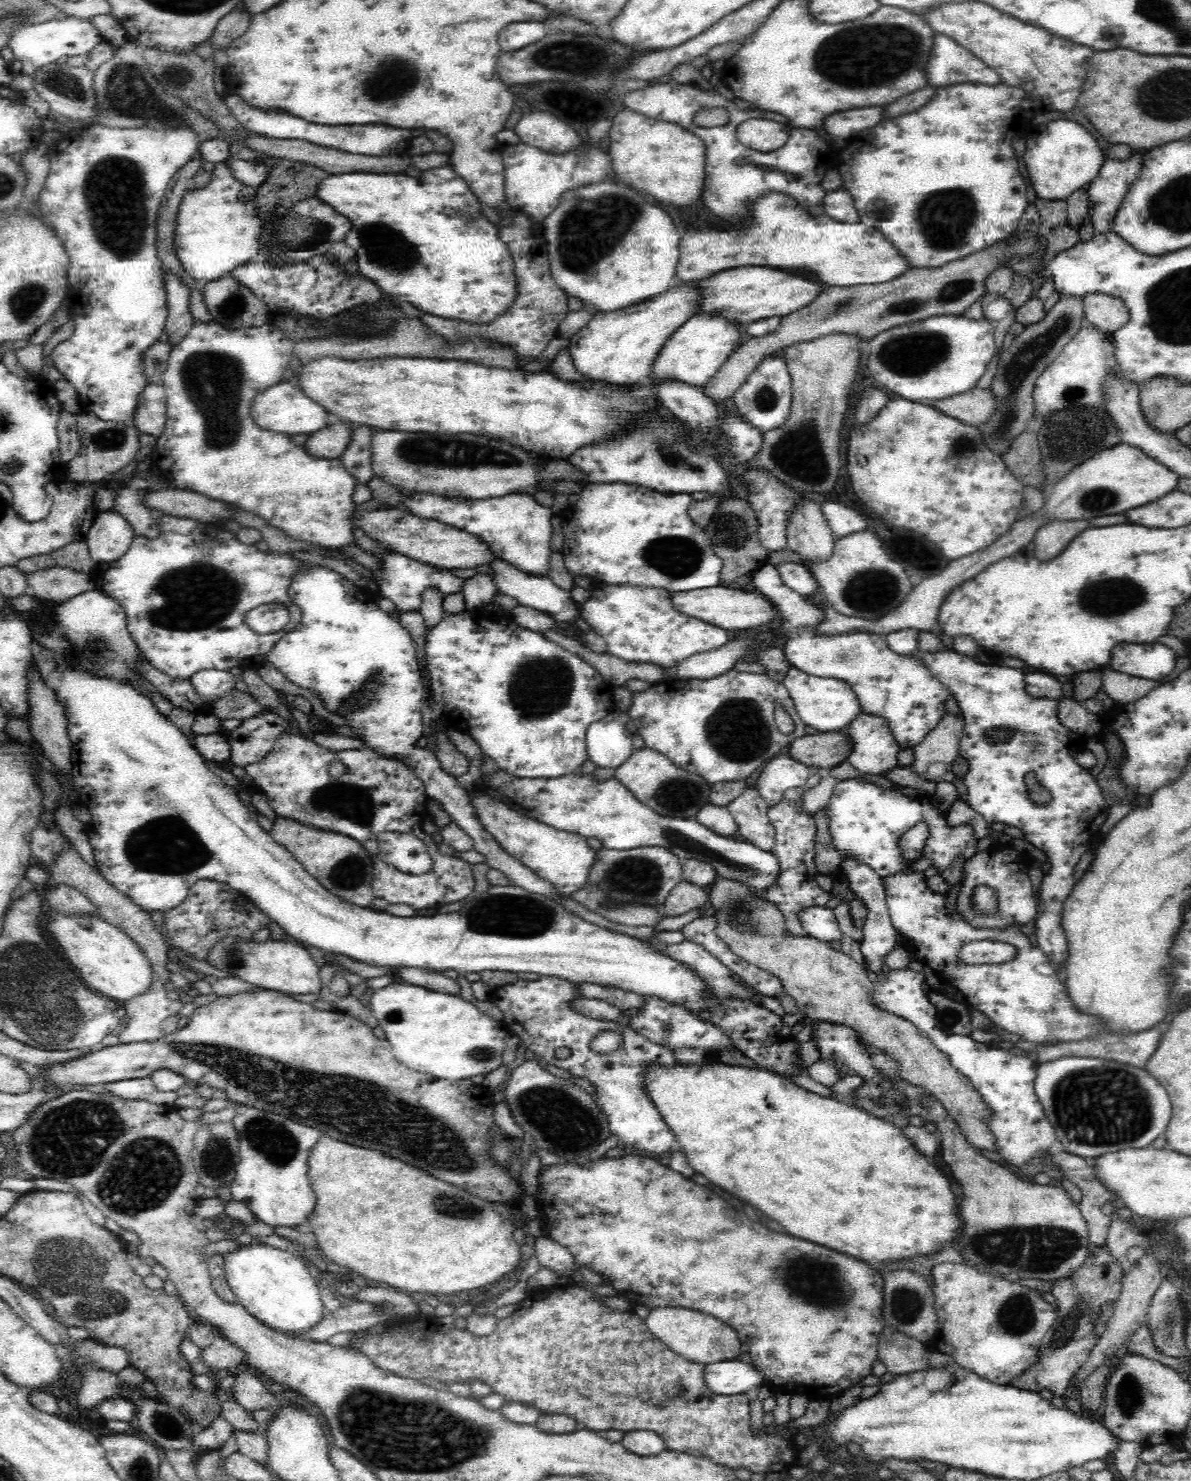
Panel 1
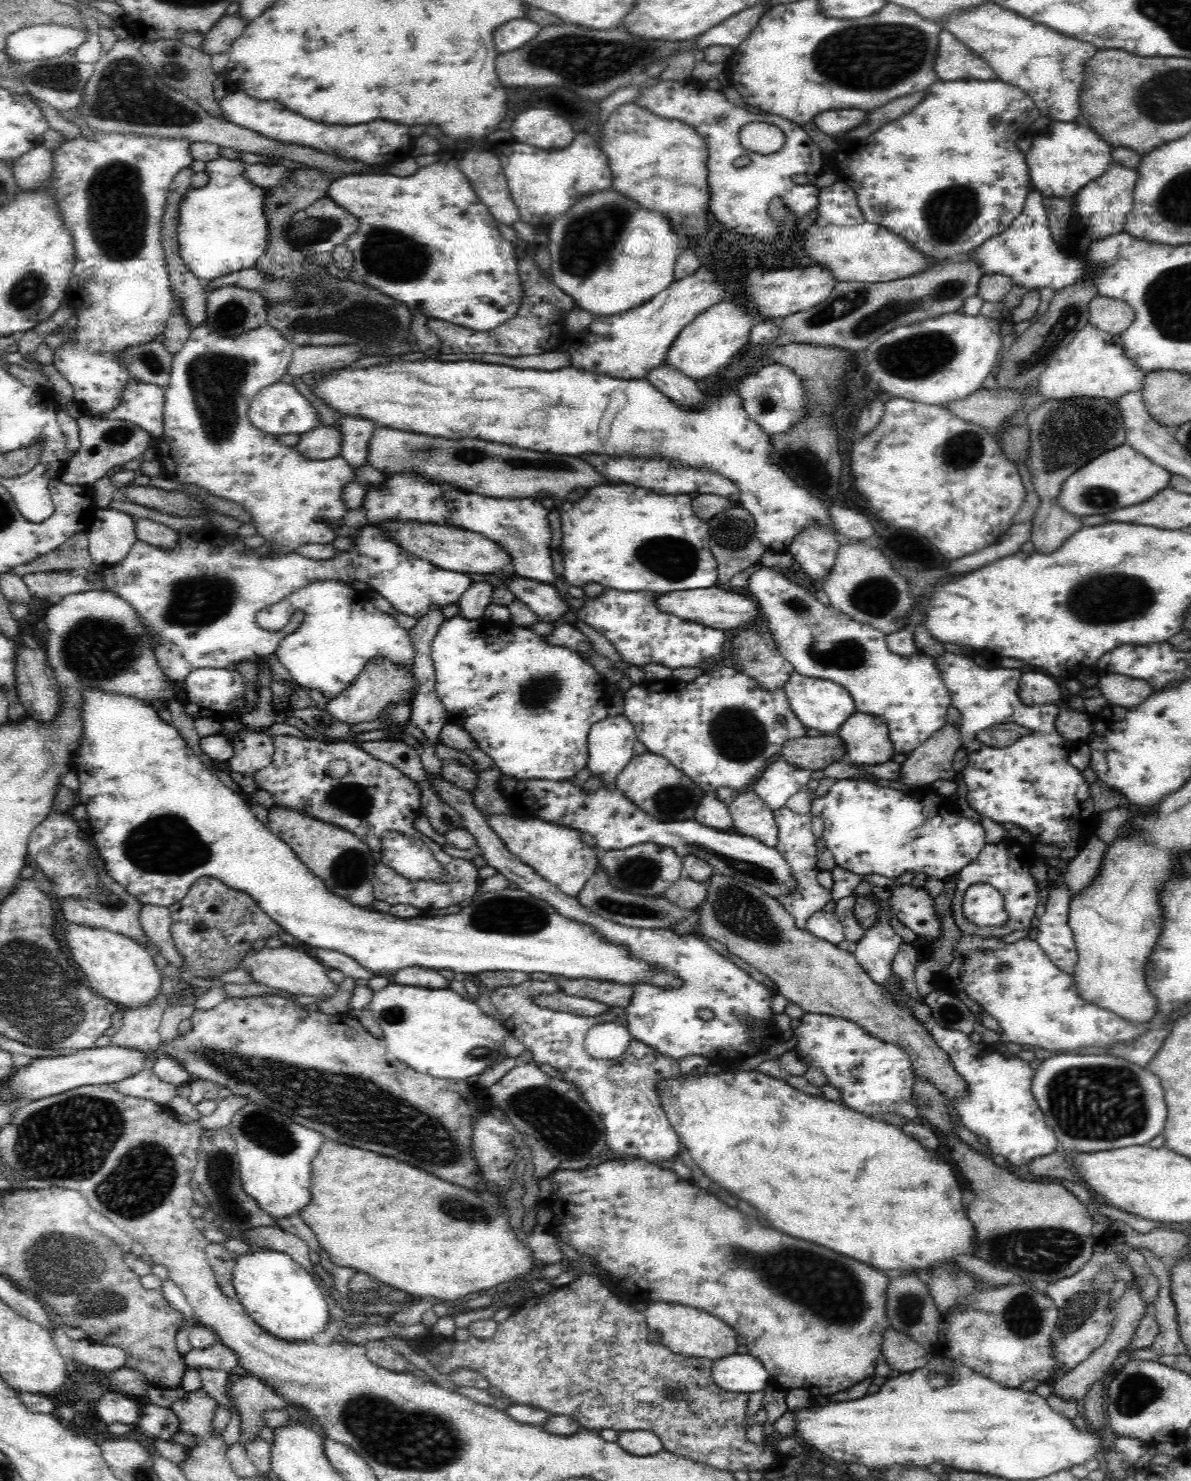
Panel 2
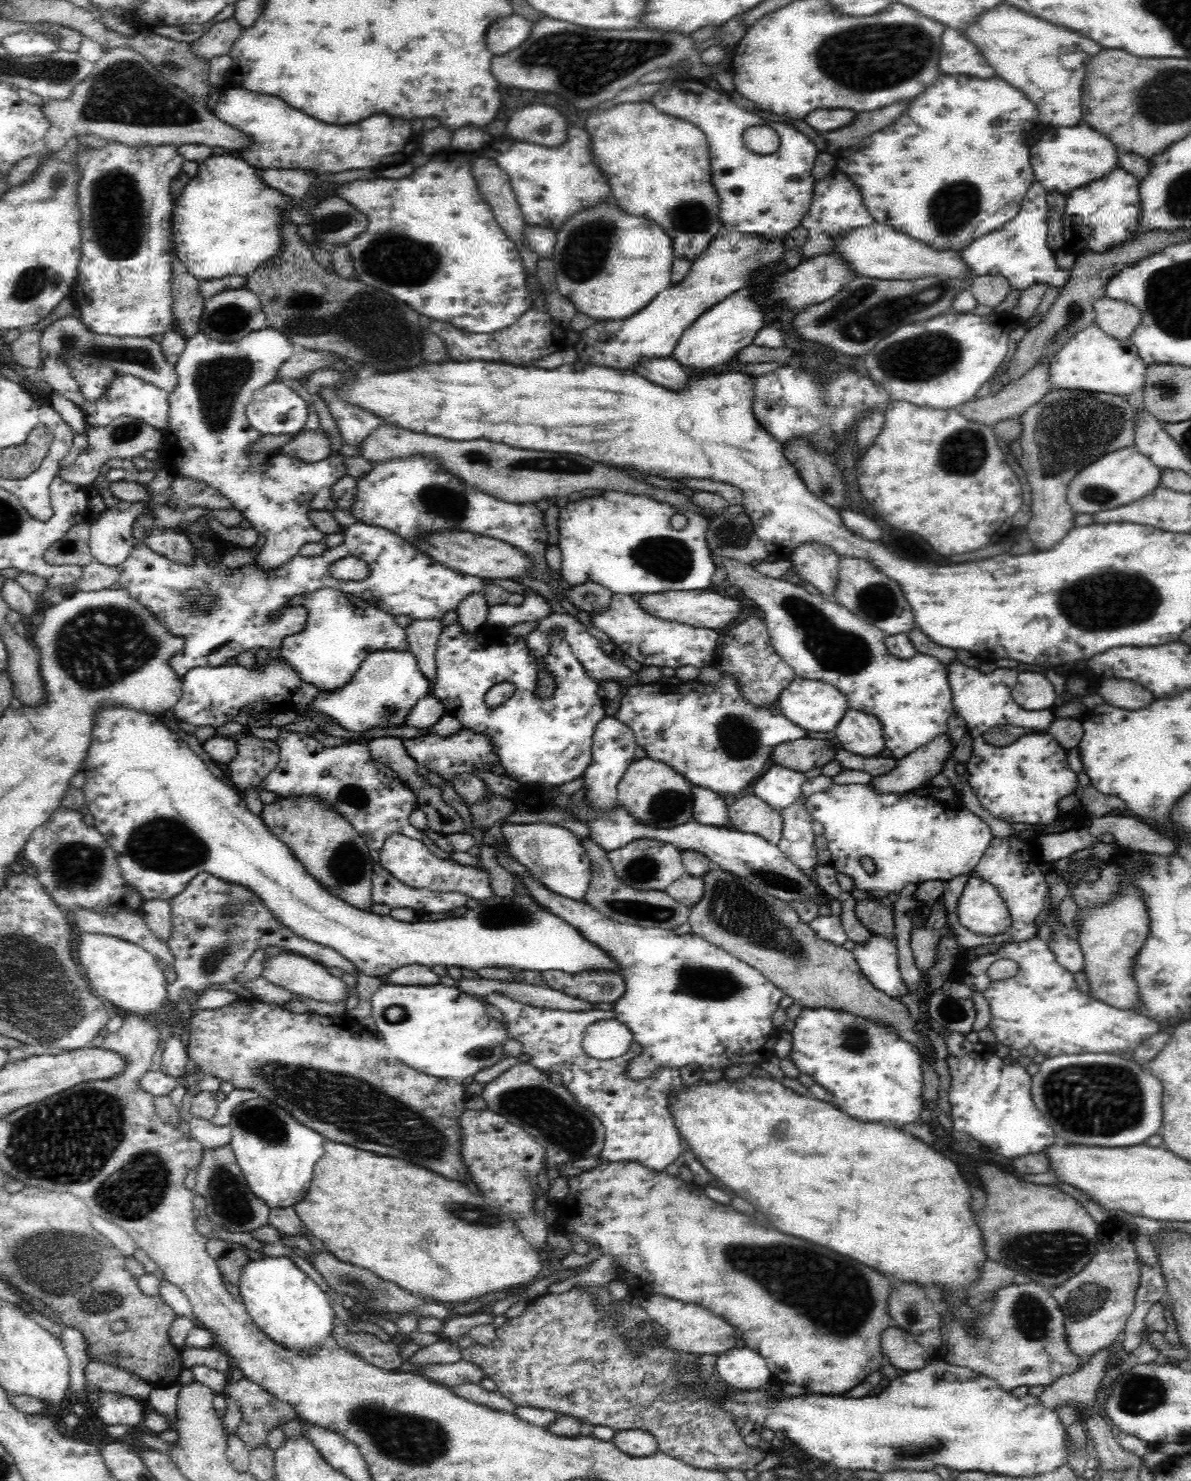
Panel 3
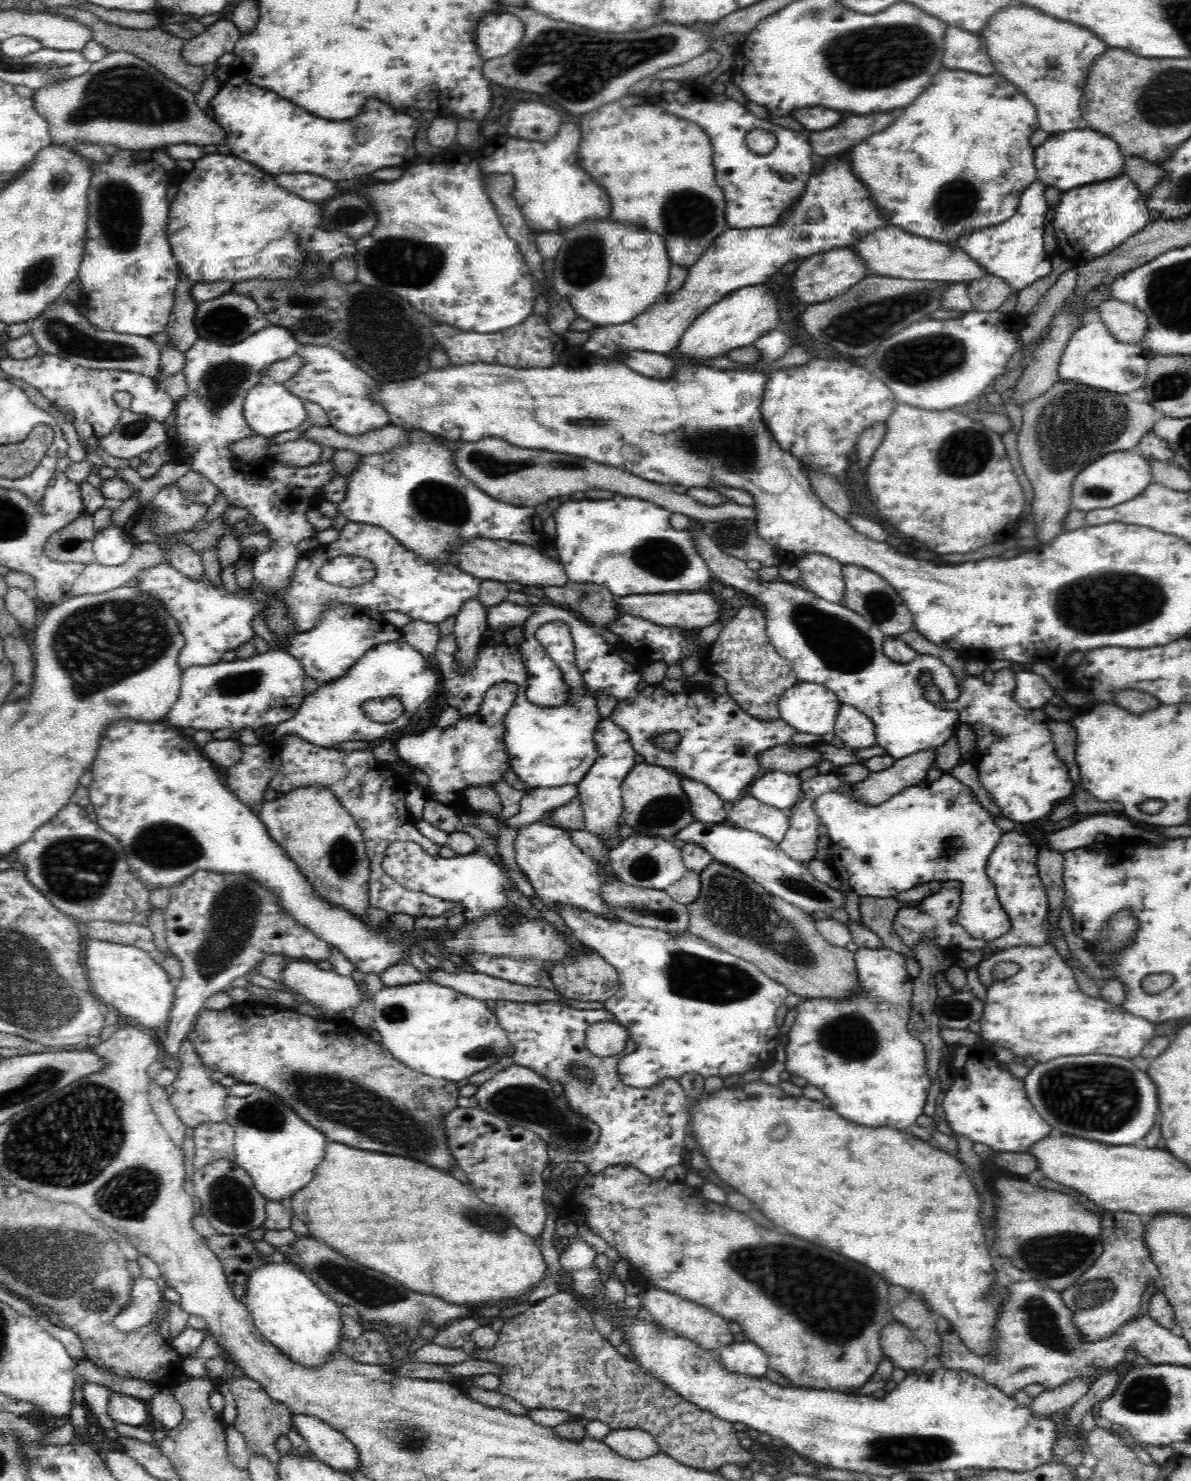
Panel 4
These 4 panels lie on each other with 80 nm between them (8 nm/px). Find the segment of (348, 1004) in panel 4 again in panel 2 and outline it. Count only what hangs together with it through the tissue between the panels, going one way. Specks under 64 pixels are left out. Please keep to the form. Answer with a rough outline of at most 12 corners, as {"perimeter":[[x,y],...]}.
{"perimeter":[[290,945],[250,949],[240,968],[259,984],[324,1000],[338,984]]}

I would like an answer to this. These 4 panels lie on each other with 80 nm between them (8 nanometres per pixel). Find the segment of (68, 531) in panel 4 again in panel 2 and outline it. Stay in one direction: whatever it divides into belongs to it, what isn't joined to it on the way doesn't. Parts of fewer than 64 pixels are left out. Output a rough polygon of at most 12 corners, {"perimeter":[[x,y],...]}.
{"perimeter":[[84,531],[72,534],[49,554],[6,574],[85,571],[92,566]]}

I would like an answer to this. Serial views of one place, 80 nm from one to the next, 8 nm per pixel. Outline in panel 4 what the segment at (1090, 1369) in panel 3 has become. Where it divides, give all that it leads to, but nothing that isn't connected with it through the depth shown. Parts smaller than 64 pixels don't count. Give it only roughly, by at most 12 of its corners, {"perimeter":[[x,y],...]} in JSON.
{"perimeter":[[1077,1378],[1032,1398],[1034,1415],[1059,1414],[1076,1404],[1093,1381]]}

